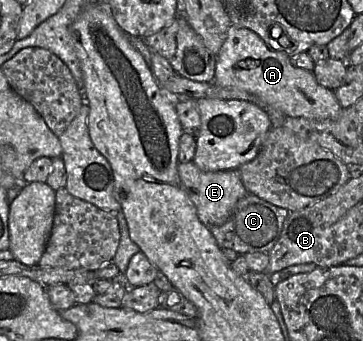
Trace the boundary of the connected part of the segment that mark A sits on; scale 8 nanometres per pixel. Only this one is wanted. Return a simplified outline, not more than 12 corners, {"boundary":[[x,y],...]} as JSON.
{"boundary":[[232,24],[213,83],[286,117],[343,110],[313,72]]}

